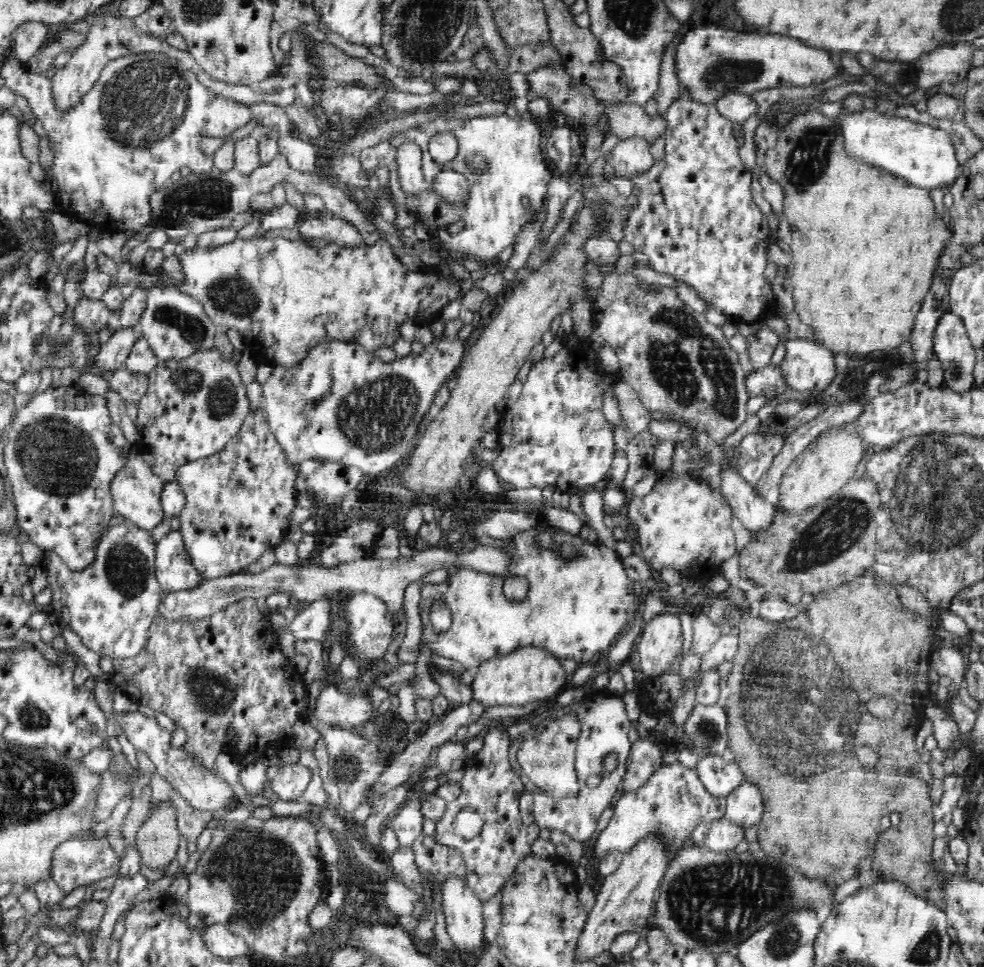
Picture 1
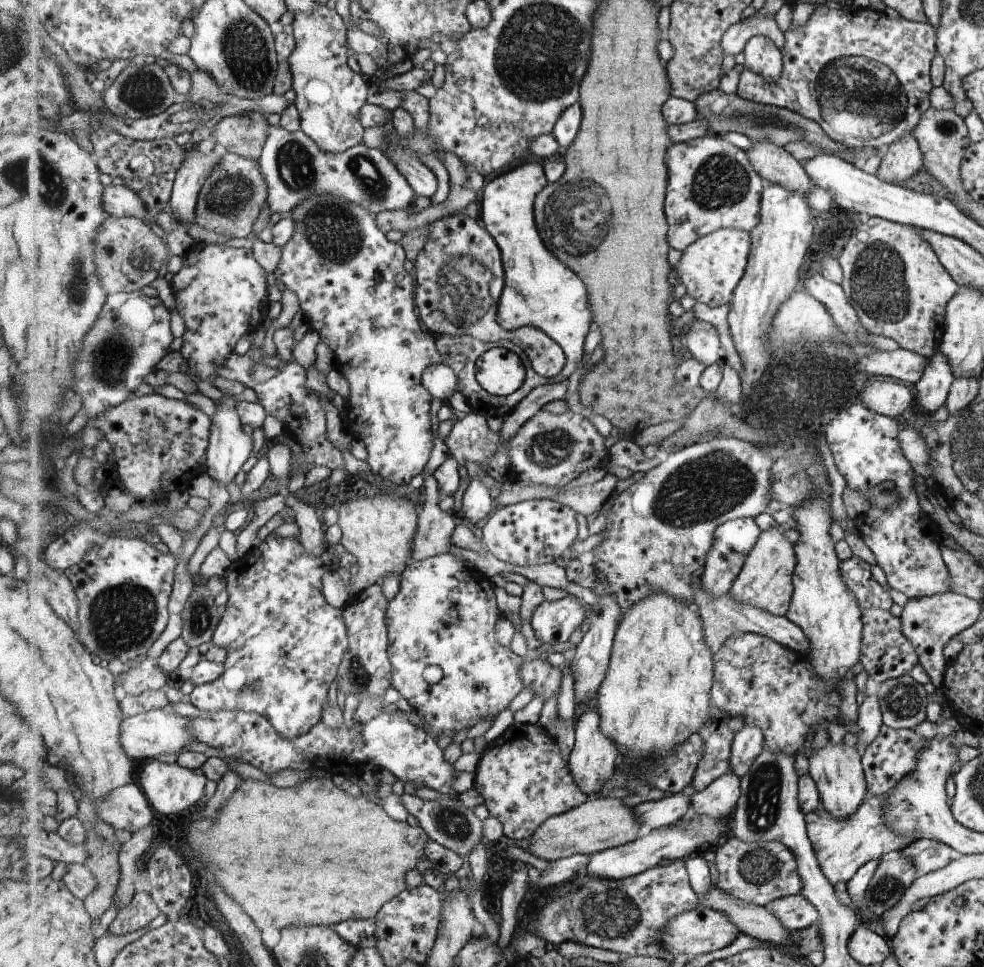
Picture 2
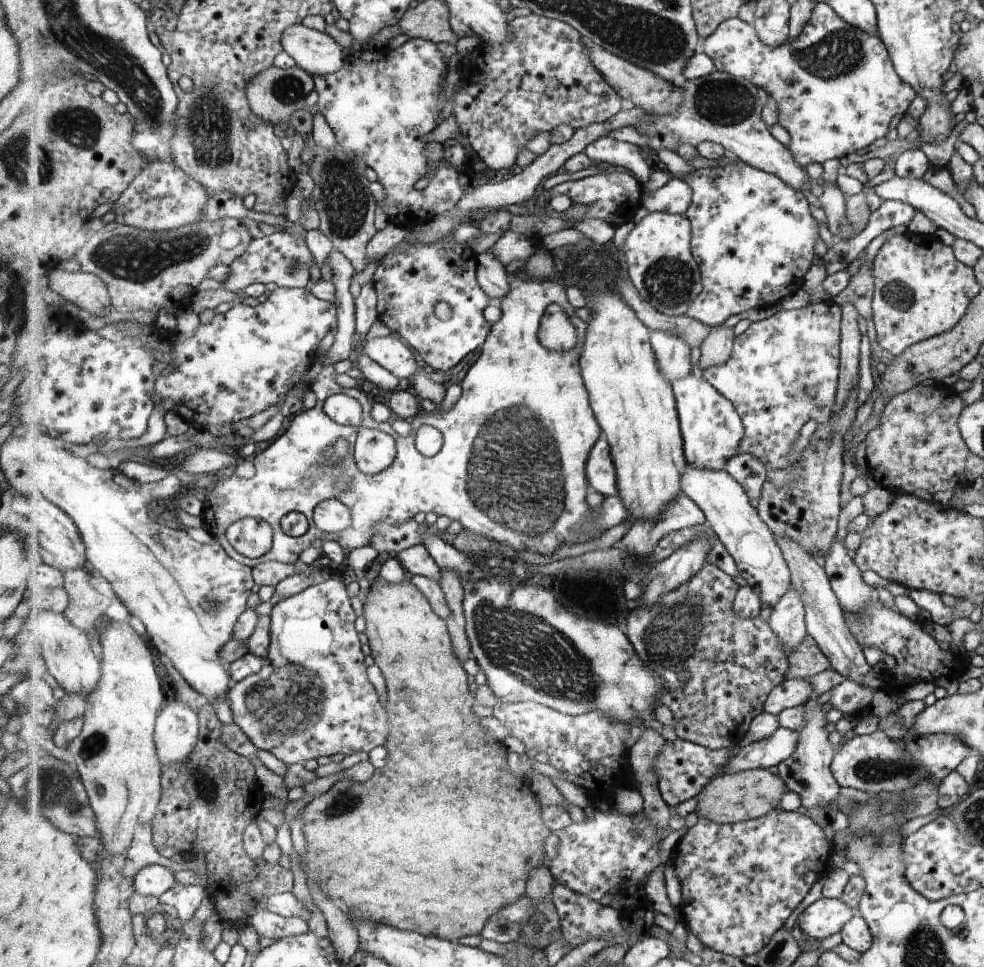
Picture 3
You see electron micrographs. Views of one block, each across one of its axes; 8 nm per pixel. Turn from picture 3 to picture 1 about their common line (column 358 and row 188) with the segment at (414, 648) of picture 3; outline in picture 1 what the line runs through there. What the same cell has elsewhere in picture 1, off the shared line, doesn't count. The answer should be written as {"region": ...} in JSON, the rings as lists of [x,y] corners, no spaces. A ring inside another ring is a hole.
{"region":[[[818,110],[802,112],[790,119],[788,124],[782,128],[774,147],[765,153],[764,167],[765,174],[780,185],[785,196],[782,212],[789,218],[791,228],[792,240],[789,253],[791,258],[794,256],[794,266],[789,268],[788,275],[793,286],[794,309],[803,324],[814,328],[812,330],[814,332],[813,339],[817,343],[824,345],[834,356],[846,354],[849,359],[855,359],[874,352],[874,350],[900,346],[902,342],[911,338],[917,312],[921,309],[924,297],[930,288],[942,250],[945,250],[946,244],[951,238],[951,229],[945,226],[940,214],[936,212],[933,200],[929,197],[926,189],[916,188],[902,178],[896,178],[873,166],[863,165],[861,162],[854,162],[851,158],[846,158],[846,154],[842,154],[842,136],[840,134],[842,132],[838,130],[838,123],[834,118],[824,116]]]}

